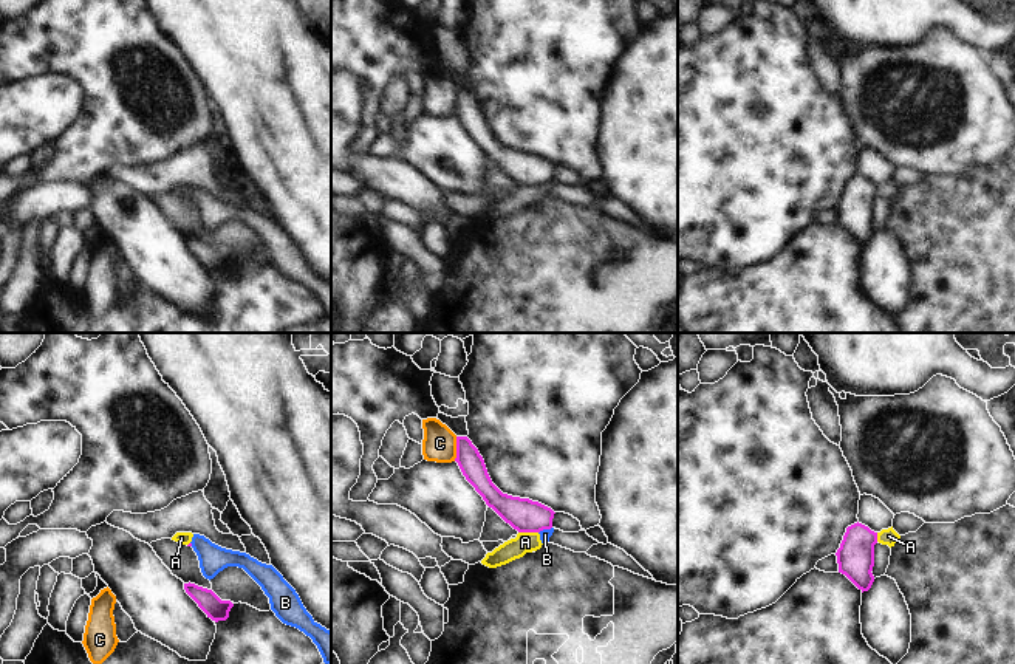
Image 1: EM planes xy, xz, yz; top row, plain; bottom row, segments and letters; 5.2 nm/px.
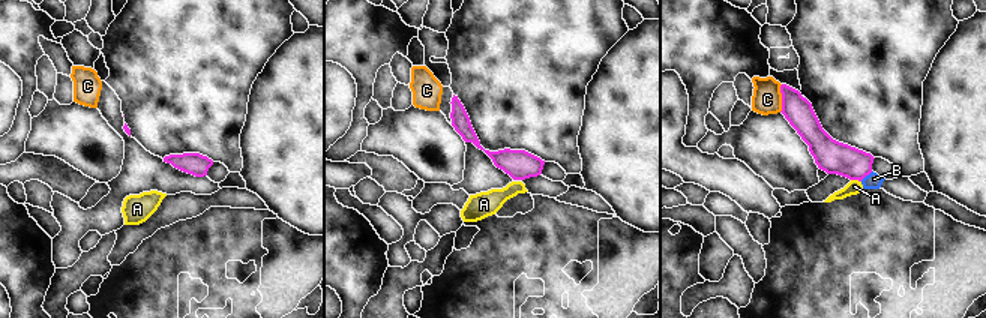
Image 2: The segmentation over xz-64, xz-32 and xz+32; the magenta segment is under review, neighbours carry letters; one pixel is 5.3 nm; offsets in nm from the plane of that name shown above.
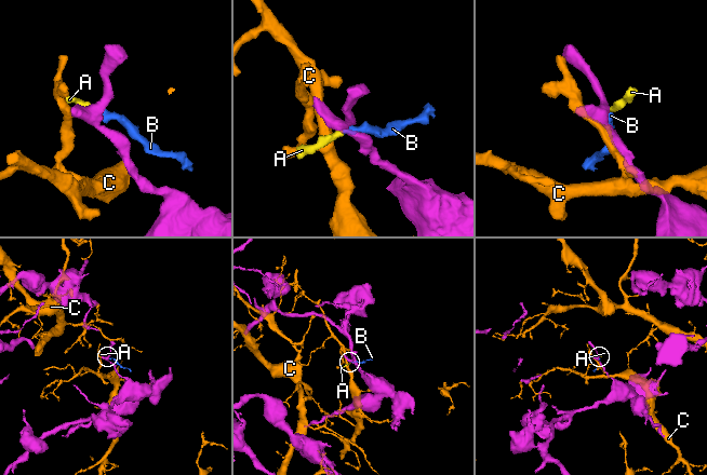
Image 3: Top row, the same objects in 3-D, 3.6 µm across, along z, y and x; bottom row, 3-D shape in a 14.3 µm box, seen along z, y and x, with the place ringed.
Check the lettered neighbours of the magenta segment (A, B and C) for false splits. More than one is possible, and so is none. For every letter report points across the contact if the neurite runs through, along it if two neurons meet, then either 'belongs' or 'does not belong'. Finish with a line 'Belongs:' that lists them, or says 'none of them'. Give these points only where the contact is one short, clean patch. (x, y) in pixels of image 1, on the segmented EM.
A: does not belong
B: border xz (551, 527), (539, 533); does not belong
C: does not belong
Belongs: none of them

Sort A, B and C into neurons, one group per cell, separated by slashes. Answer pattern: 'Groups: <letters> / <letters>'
Groups: A B / C.

